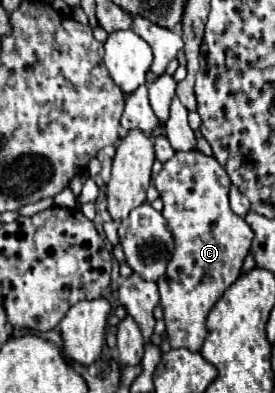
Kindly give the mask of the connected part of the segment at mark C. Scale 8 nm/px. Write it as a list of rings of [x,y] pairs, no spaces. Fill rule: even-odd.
[[[196,149],[176,153],[170,161],[164,163],[162,171],[154,177],[154,185],[164,203],[162,217],[168,221],[168,231],[172,233],[172,239],[174,239],[174,253],[168,261],[168,269],[164,277],[156,281],[160,291],[160,305],[164,309],[168,343],[174,349],[186,347],[190,351],[200,351],[208,335],[206,317],[214,307],[214,303],[222,297],[222,293],[238,279],[242,271],[242,261],[252,245],[254,233],[248,227],[248,223],[230,209],[230,203],[228,203],[230,177],[214,157],[208,157]]]

